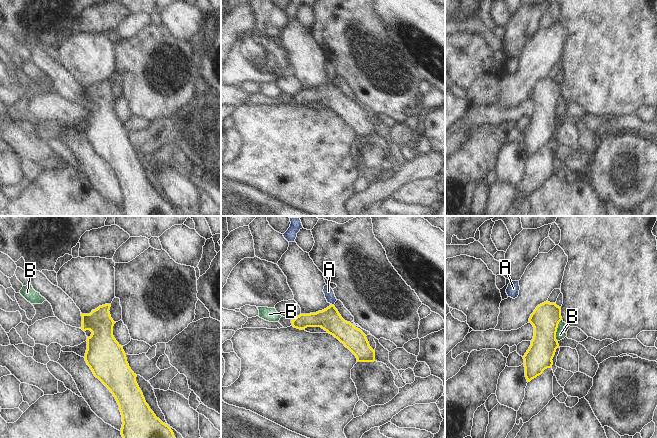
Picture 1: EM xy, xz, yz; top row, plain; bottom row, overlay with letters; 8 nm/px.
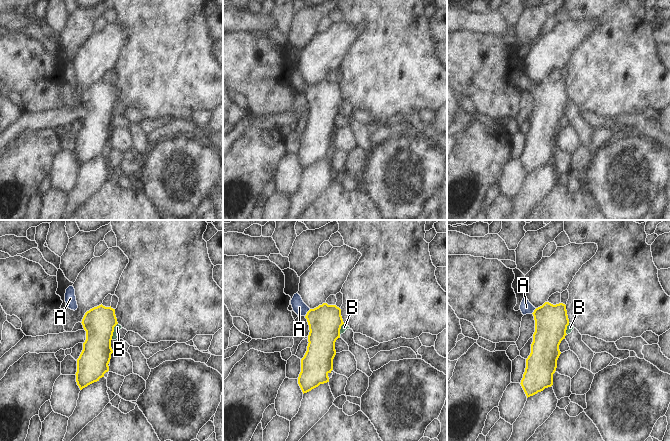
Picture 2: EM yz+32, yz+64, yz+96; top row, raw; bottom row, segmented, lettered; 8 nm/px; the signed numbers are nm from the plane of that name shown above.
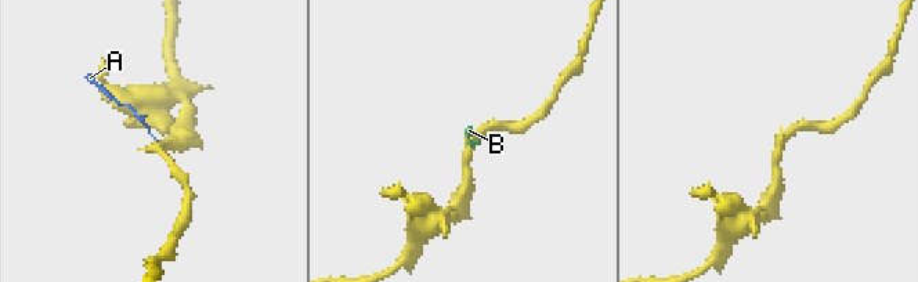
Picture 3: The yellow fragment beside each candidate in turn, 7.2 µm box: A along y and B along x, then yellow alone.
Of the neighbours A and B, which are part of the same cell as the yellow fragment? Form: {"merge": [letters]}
{"merge": ["A"]}

